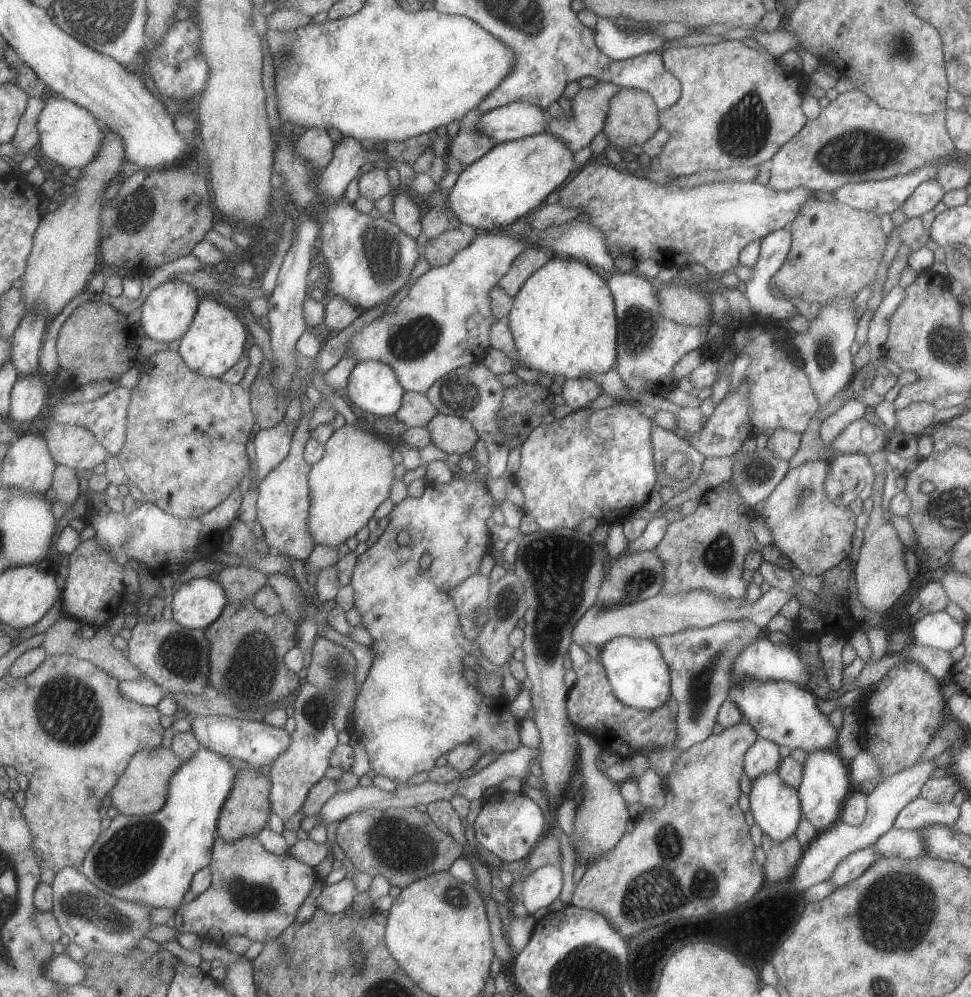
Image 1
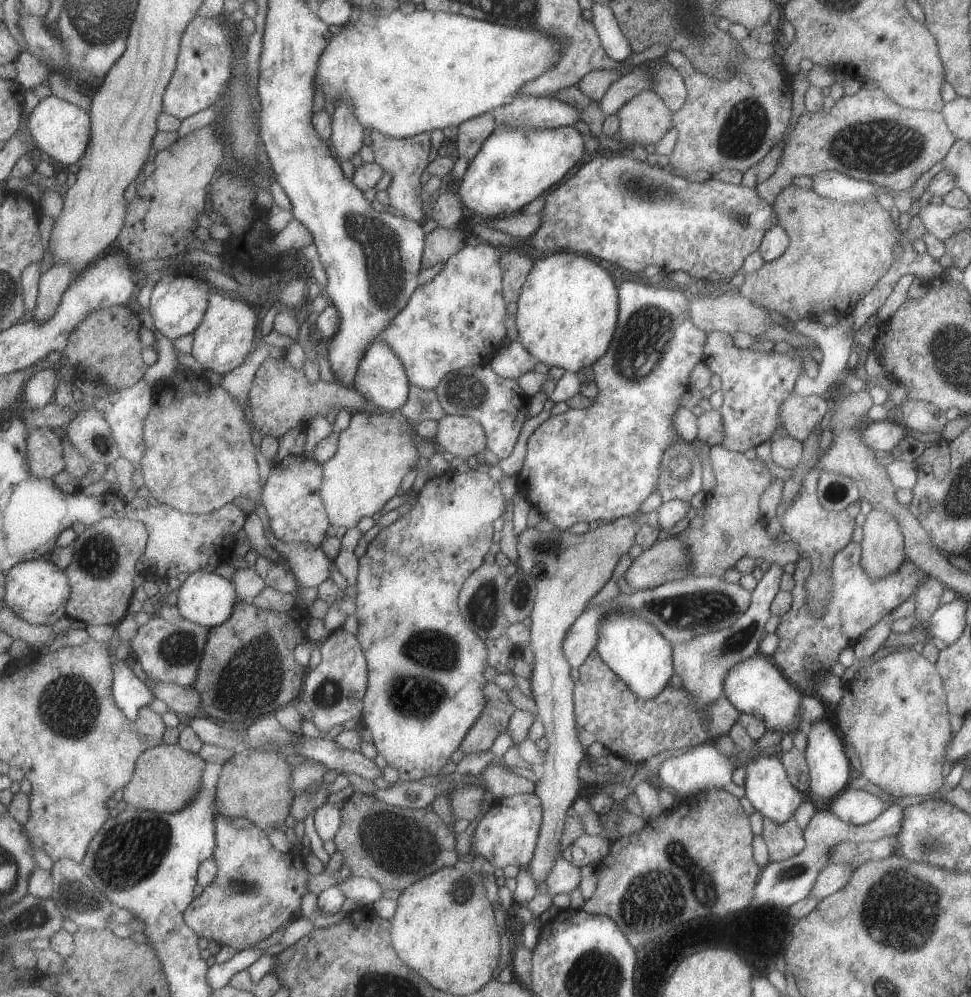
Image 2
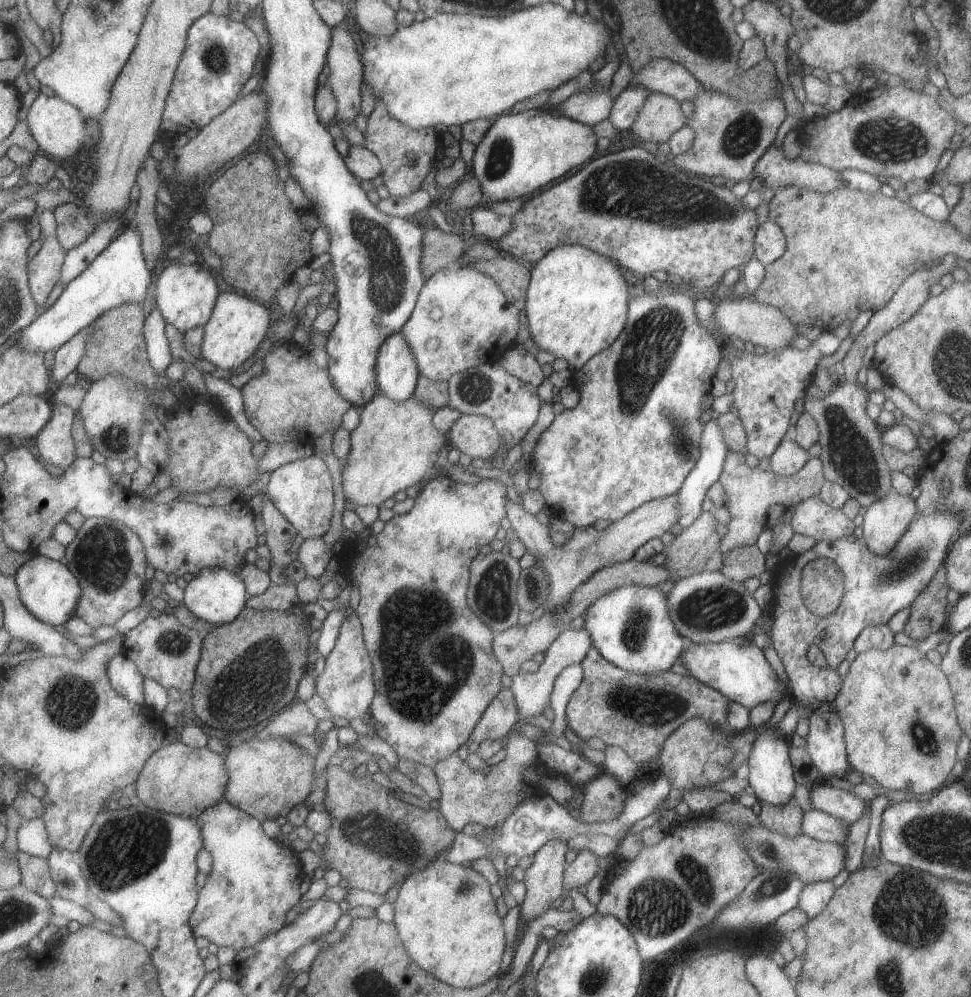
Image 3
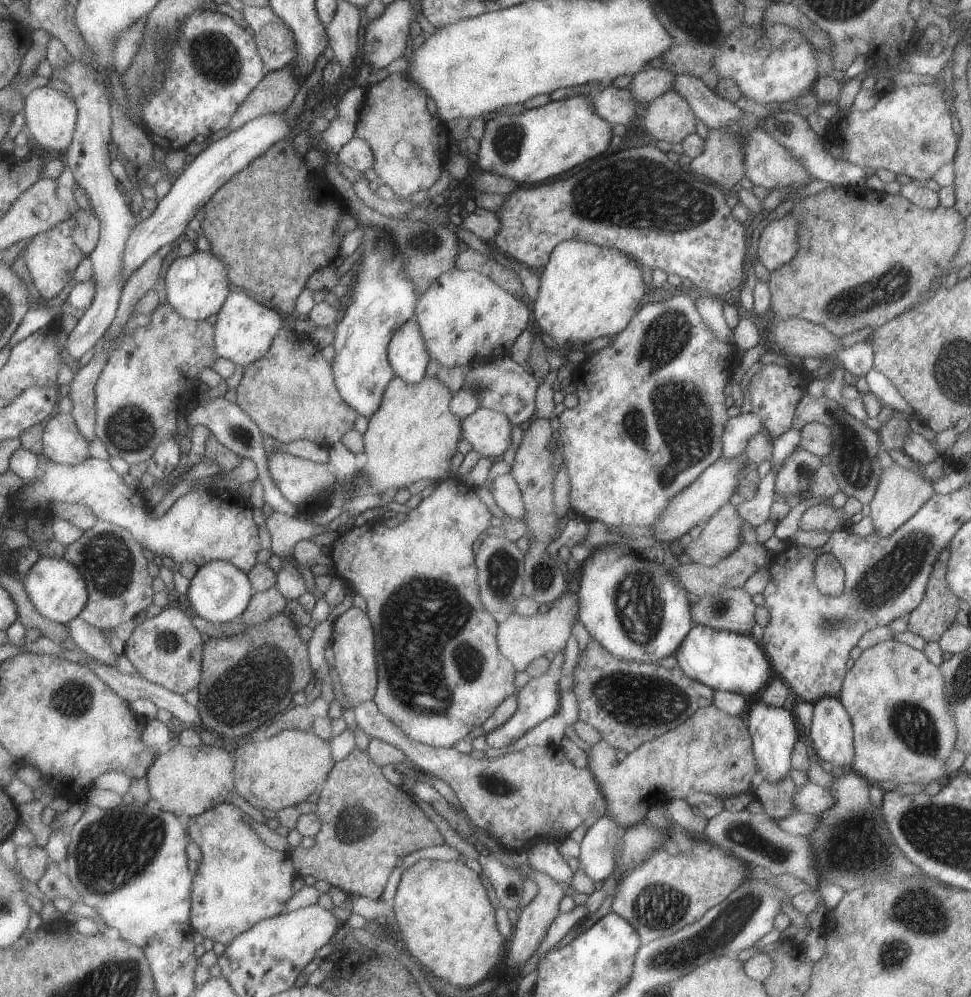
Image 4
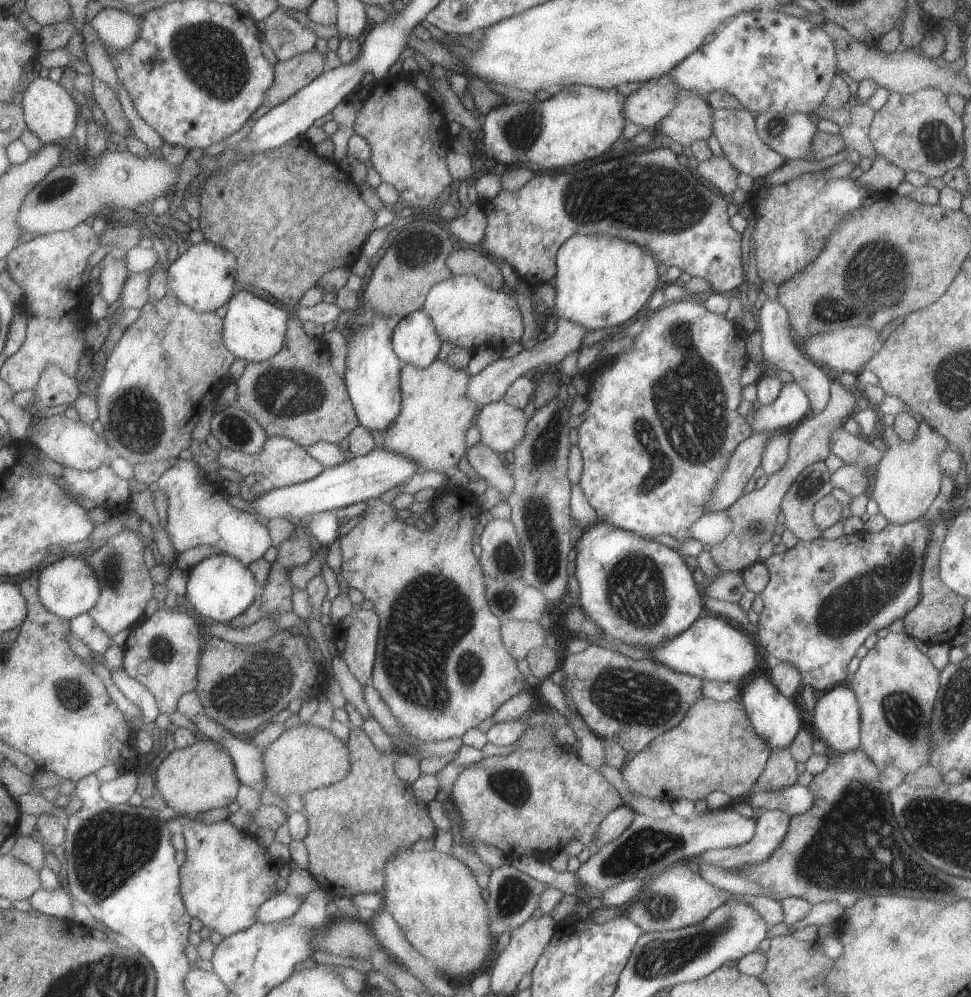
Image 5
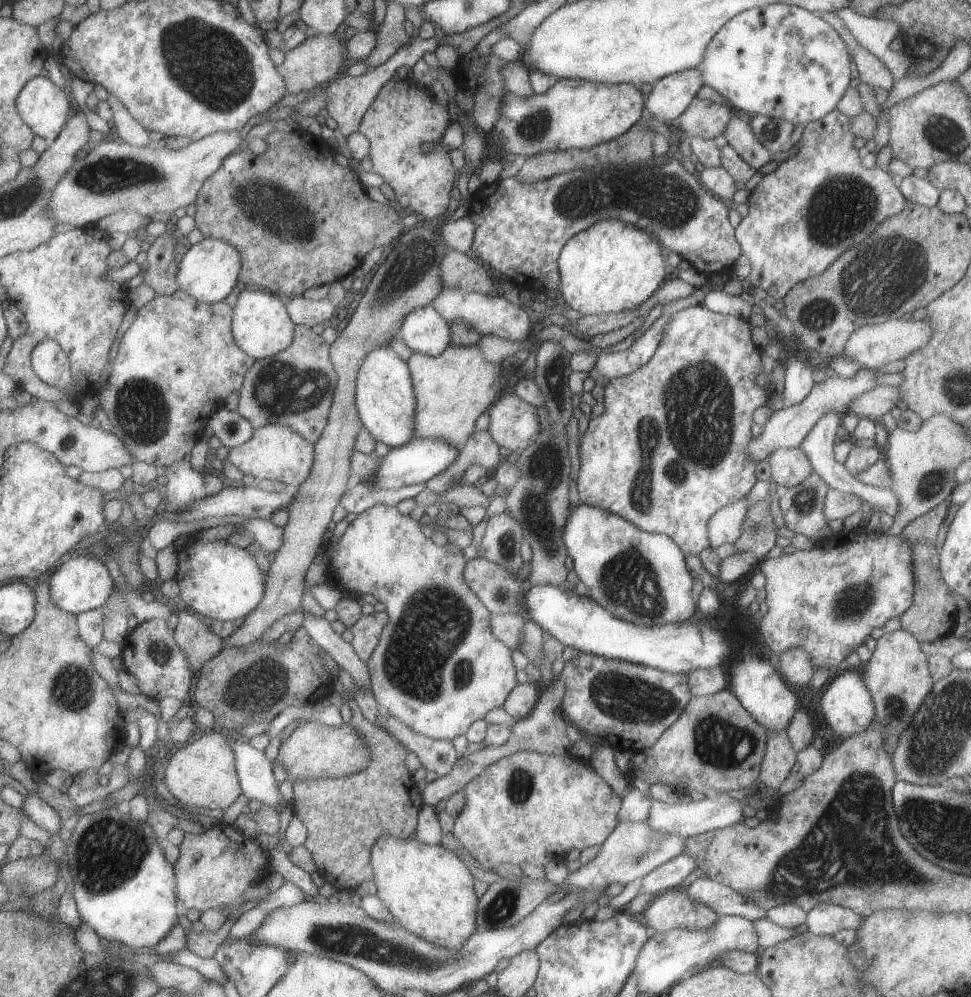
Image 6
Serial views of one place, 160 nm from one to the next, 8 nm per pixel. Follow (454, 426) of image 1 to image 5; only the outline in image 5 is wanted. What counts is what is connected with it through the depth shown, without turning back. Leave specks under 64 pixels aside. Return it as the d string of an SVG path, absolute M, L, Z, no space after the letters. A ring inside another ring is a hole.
M501 399L479 408L474 423L480 432L480 441L502 455L523 440L527 421L520 408Z

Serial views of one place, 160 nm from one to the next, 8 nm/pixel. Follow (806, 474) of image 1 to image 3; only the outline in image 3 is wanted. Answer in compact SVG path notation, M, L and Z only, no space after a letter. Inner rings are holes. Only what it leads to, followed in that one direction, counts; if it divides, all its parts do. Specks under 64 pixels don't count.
M818 496L794 506L790 525L795 533L814 538L816 542L851 536L854 528L841 509L827 506Z

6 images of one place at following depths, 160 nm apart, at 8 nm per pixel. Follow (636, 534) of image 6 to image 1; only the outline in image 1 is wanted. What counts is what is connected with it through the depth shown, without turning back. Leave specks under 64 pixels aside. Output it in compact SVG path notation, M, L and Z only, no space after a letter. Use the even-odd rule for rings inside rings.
M613 637L600 647L598 660L620 703L642 711L652 711L667 702L670 694L670 672L657 645L651 639Z

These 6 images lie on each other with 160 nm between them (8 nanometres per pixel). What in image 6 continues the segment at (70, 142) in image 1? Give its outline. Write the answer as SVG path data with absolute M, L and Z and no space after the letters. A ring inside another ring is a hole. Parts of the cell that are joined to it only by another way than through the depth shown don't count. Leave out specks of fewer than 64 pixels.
M40 75L27 83L16 103L25 122L49 144L59 138L63 127L76 111L69 91Z

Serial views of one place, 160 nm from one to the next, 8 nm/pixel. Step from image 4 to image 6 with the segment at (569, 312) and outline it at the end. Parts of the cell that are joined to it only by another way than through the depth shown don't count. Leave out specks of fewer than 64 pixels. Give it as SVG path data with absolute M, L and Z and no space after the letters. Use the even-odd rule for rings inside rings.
M603 219L574 234L558 254L561 296L566 304L583 315L616 313L639 306L667 278L665 250L648 232L623 223Z

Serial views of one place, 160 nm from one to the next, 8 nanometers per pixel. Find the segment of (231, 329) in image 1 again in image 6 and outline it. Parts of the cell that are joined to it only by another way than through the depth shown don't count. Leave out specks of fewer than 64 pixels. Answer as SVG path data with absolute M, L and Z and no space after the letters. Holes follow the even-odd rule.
M240 288L232 308L232 337L250 357L262 359L287 348L292 341L294 322L285 308L285 299L269 291Z

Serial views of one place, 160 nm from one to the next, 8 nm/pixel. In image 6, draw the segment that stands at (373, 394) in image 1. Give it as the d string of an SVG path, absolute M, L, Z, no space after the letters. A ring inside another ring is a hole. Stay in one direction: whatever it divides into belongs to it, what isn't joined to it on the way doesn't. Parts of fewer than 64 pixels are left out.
M431 305L417 307L402 320L397 338L404 342L411 352L432 357L443 352L450 344L450 324Z

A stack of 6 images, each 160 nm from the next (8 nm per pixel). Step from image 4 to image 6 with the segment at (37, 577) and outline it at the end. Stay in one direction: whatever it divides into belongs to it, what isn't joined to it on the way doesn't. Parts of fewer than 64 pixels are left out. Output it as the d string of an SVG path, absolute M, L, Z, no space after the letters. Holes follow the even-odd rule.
M74 553L70 560L59 565L49 582L52 586L52 597L55 604L76 615L103 607L116 589L115 580L109 568L97 557L94 558L86 553Z

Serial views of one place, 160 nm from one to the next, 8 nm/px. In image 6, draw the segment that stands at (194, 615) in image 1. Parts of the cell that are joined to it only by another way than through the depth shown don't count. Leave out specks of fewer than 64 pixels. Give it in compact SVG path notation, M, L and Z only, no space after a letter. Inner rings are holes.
M221 539L205 544L200 542L191 548L185 546L183 551L185 550L188 558L185 561L180 561L180 572L177 578L180 586L179 606L185 606L199 615L207 616L212 621L241 619L255 610L264 596L267 576L264 572L261 572L253 555L247 549L231 545L225 539Z

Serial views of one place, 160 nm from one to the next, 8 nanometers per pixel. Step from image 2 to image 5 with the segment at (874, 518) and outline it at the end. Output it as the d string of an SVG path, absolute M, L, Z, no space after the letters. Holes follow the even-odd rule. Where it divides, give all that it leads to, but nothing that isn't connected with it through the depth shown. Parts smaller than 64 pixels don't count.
M923 420L919 422L915 436L907 442L898 439L891 425L879 424L878 433L886 444L886 451L875 466L874 483L869 496L876 502L878 512L891 524L904 525L921 519L939 492L943 472L938 456L952 448L948 448L948 440L943 435Z

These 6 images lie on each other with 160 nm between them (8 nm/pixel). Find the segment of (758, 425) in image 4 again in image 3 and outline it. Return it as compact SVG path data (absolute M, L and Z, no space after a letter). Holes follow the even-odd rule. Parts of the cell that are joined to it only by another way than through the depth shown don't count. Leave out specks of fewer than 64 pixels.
M710 418L704 424L702 435L699 443L700 453L695 463L695 466L691 469L691 472L686 474L685 480L682 482L680 489L676 492L678 498L678 518L677 523L682 528L687 528L702 511L701 502L705 498L705 492L707 488L718 480L720 472L722 471L722 464L724 463L726 454L729 452L728 446L725 444L721 427L717 425L717 421Z

